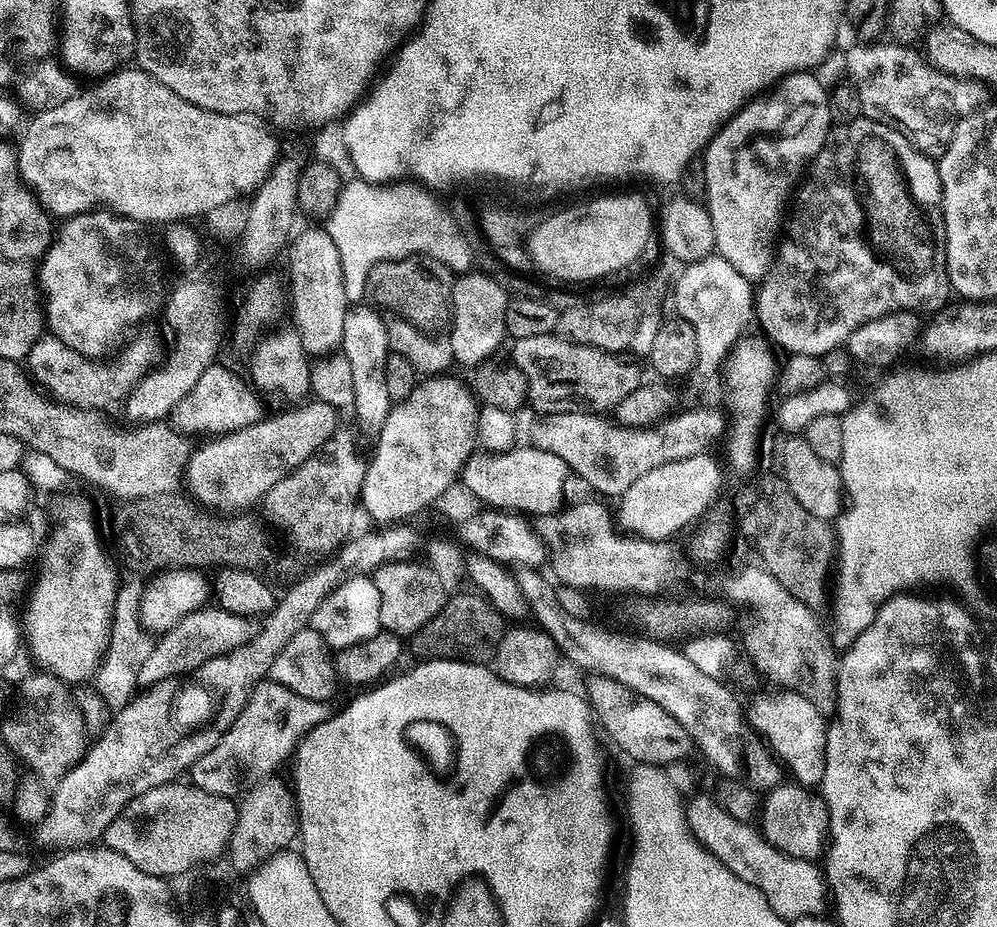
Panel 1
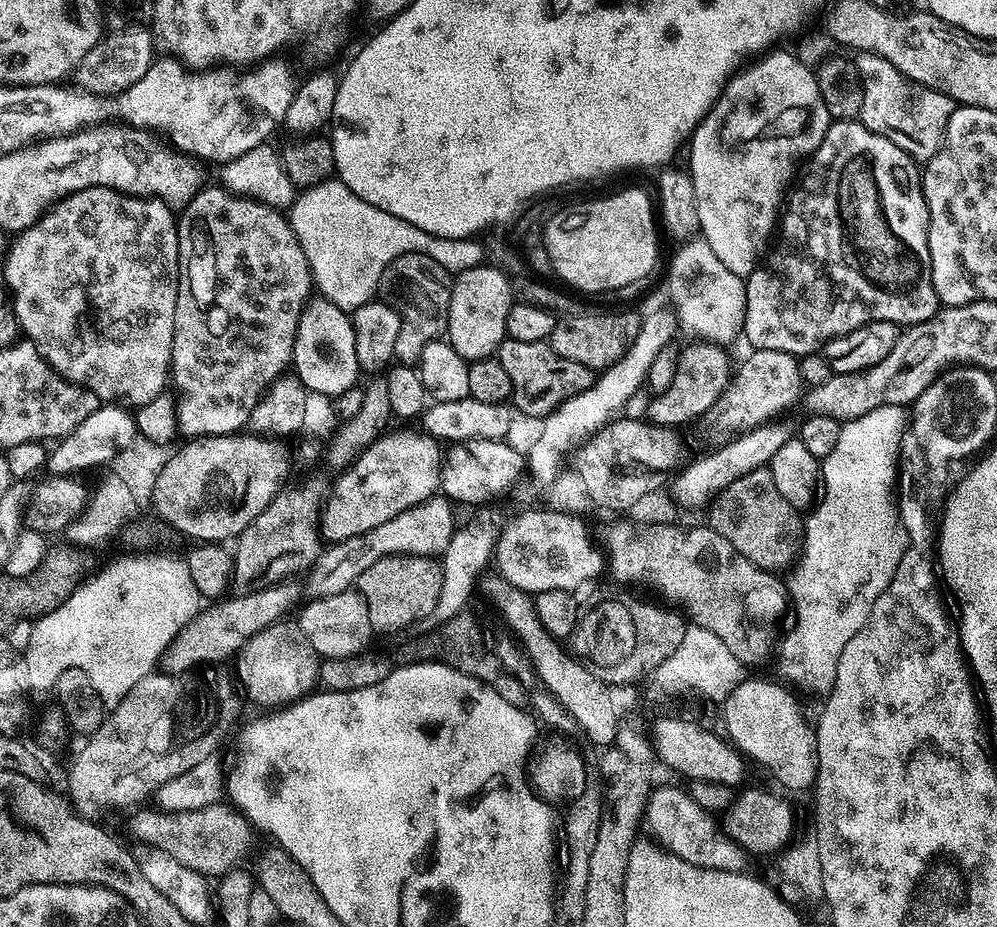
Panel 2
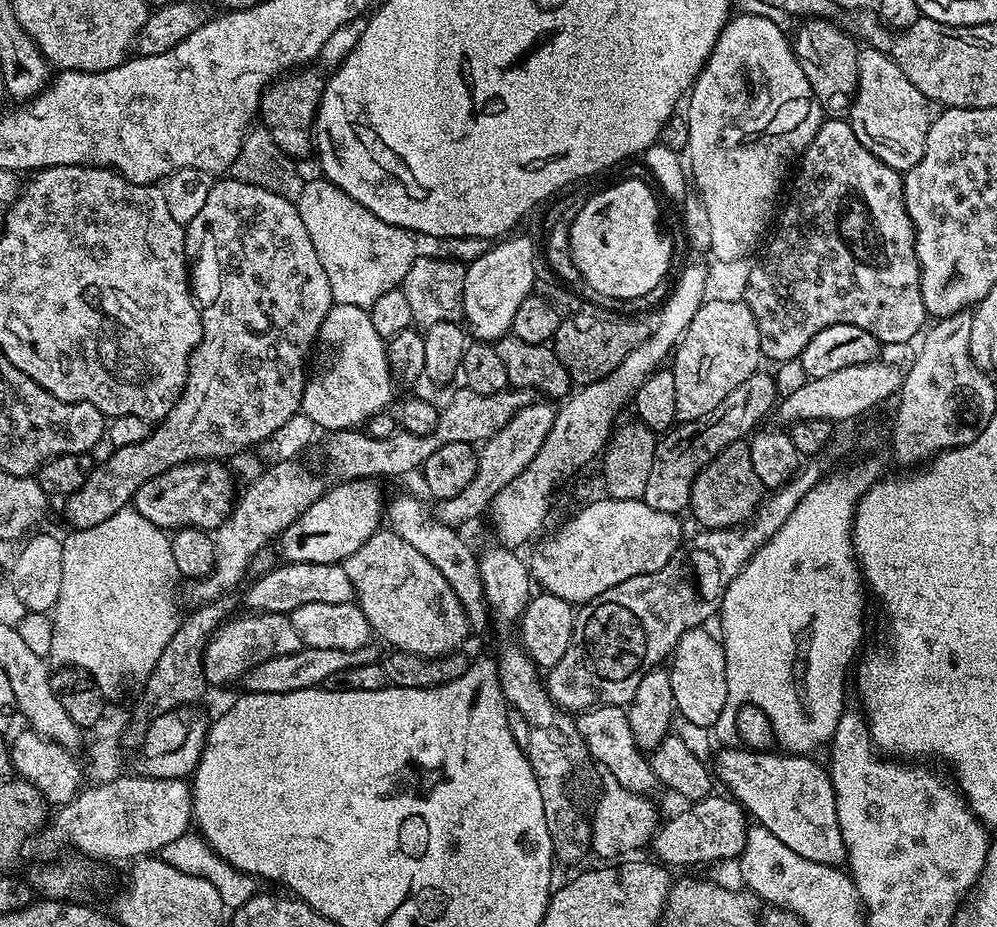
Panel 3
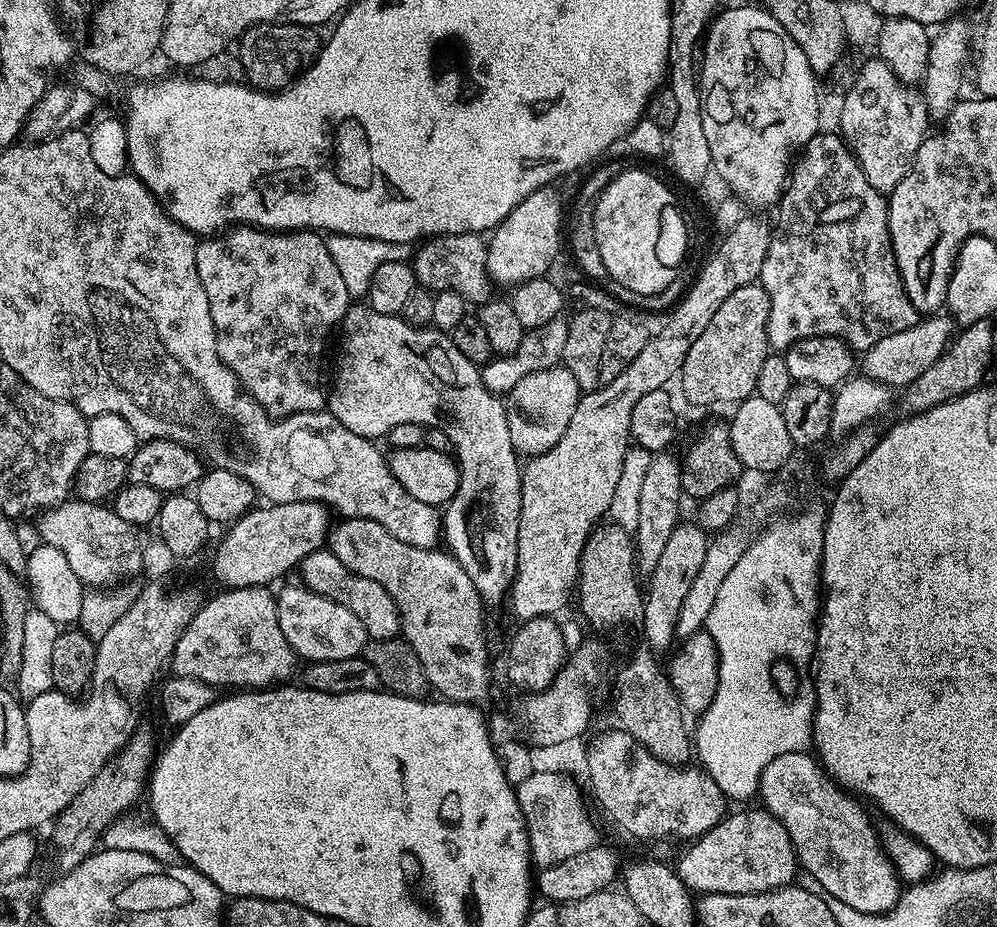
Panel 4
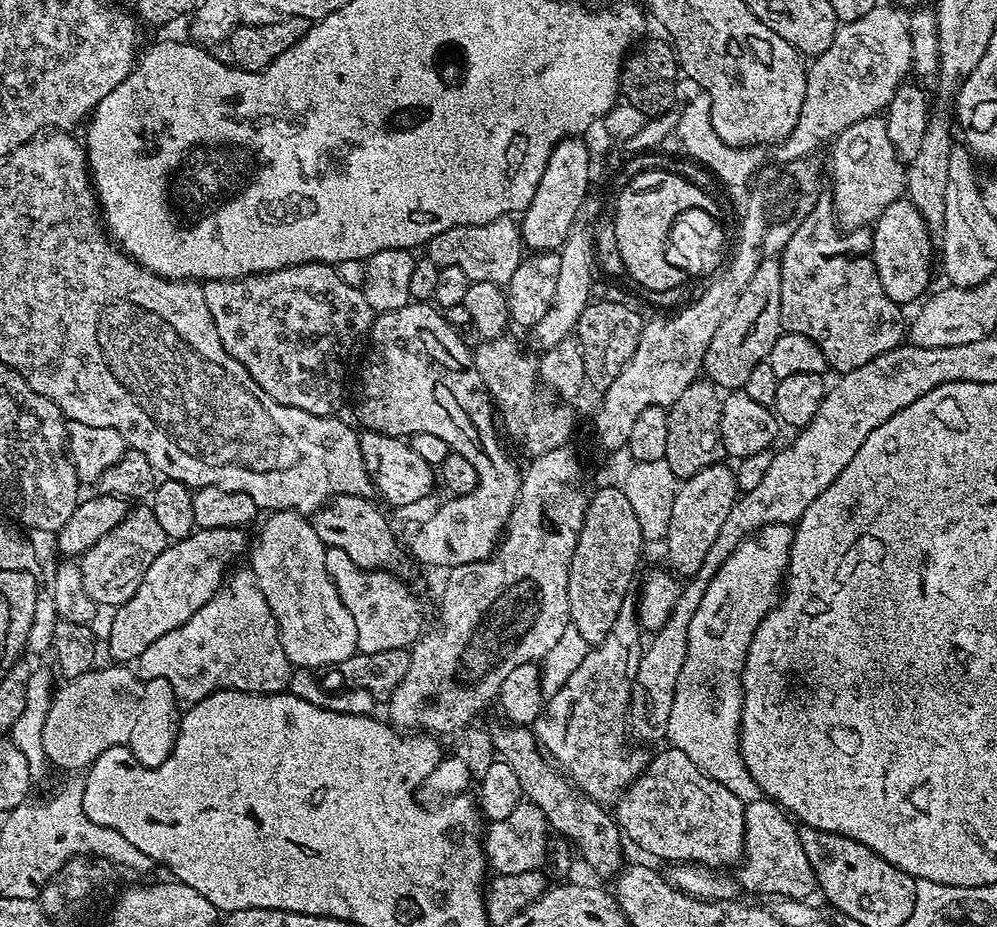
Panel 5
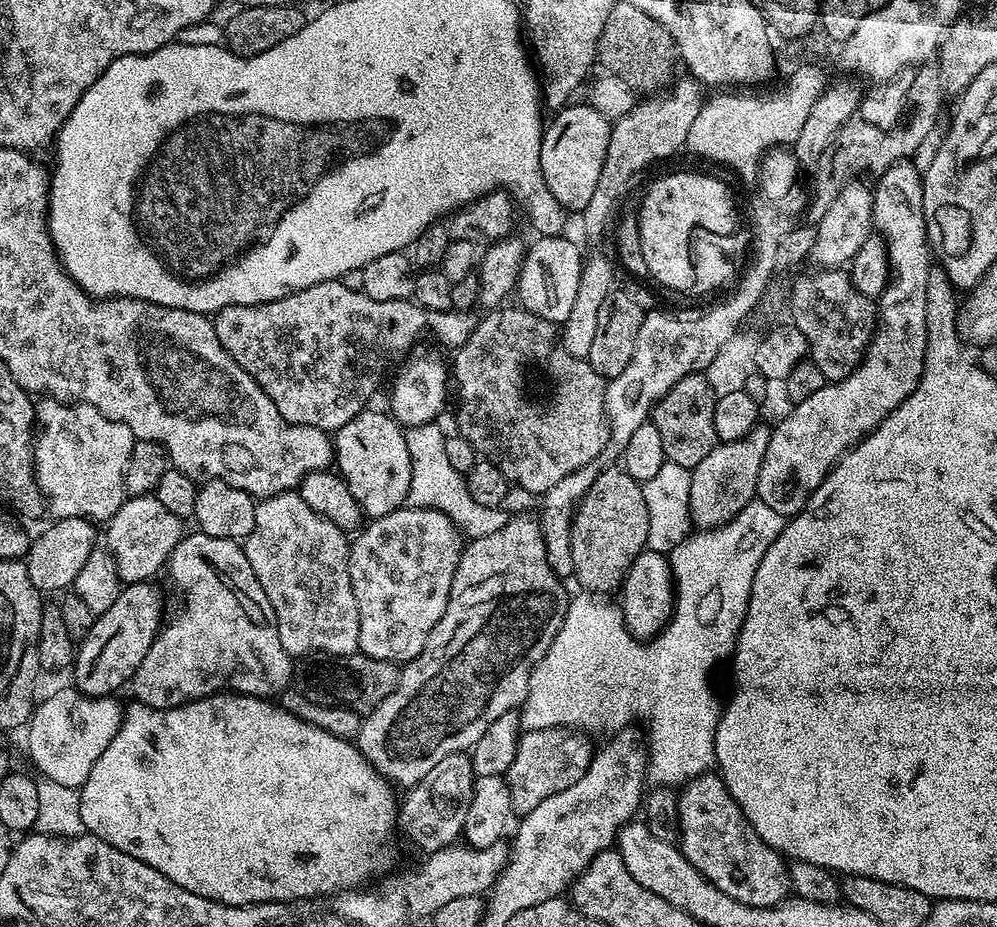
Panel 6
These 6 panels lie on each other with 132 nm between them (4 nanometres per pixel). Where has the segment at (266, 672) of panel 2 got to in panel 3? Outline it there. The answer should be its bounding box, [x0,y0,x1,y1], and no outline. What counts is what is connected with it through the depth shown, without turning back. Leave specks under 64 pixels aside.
[204,612,302,685]

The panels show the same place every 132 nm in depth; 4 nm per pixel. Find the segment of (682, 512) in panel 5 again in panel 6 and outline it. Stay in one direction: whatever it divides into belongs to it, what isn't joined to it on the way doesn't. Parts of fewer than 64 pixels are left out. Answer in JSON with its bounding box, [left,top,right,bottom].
[690,422,771,529]

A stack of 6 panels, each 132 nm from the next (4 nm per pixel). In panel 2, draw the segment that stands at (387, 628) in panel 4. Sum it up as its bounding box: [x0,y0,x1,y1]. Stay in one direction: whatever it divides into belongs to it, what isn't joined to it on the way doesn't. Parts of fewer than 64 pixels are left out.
[159,578,301,676]

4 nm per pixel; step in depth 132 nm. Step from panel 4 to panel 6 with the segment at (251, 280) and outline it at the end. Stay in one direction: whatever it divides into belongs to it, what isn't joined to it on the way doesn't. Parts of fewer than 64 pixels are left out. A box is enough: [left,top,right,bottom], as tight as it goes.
[214,279,477,434]

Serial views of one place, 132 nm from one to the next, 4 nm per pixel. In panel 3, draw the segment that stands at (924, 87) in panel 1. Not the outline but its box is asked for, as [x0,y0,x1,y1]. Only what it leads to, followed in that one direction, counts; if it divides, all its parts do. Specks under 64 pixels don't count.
[850,46,933,173]

